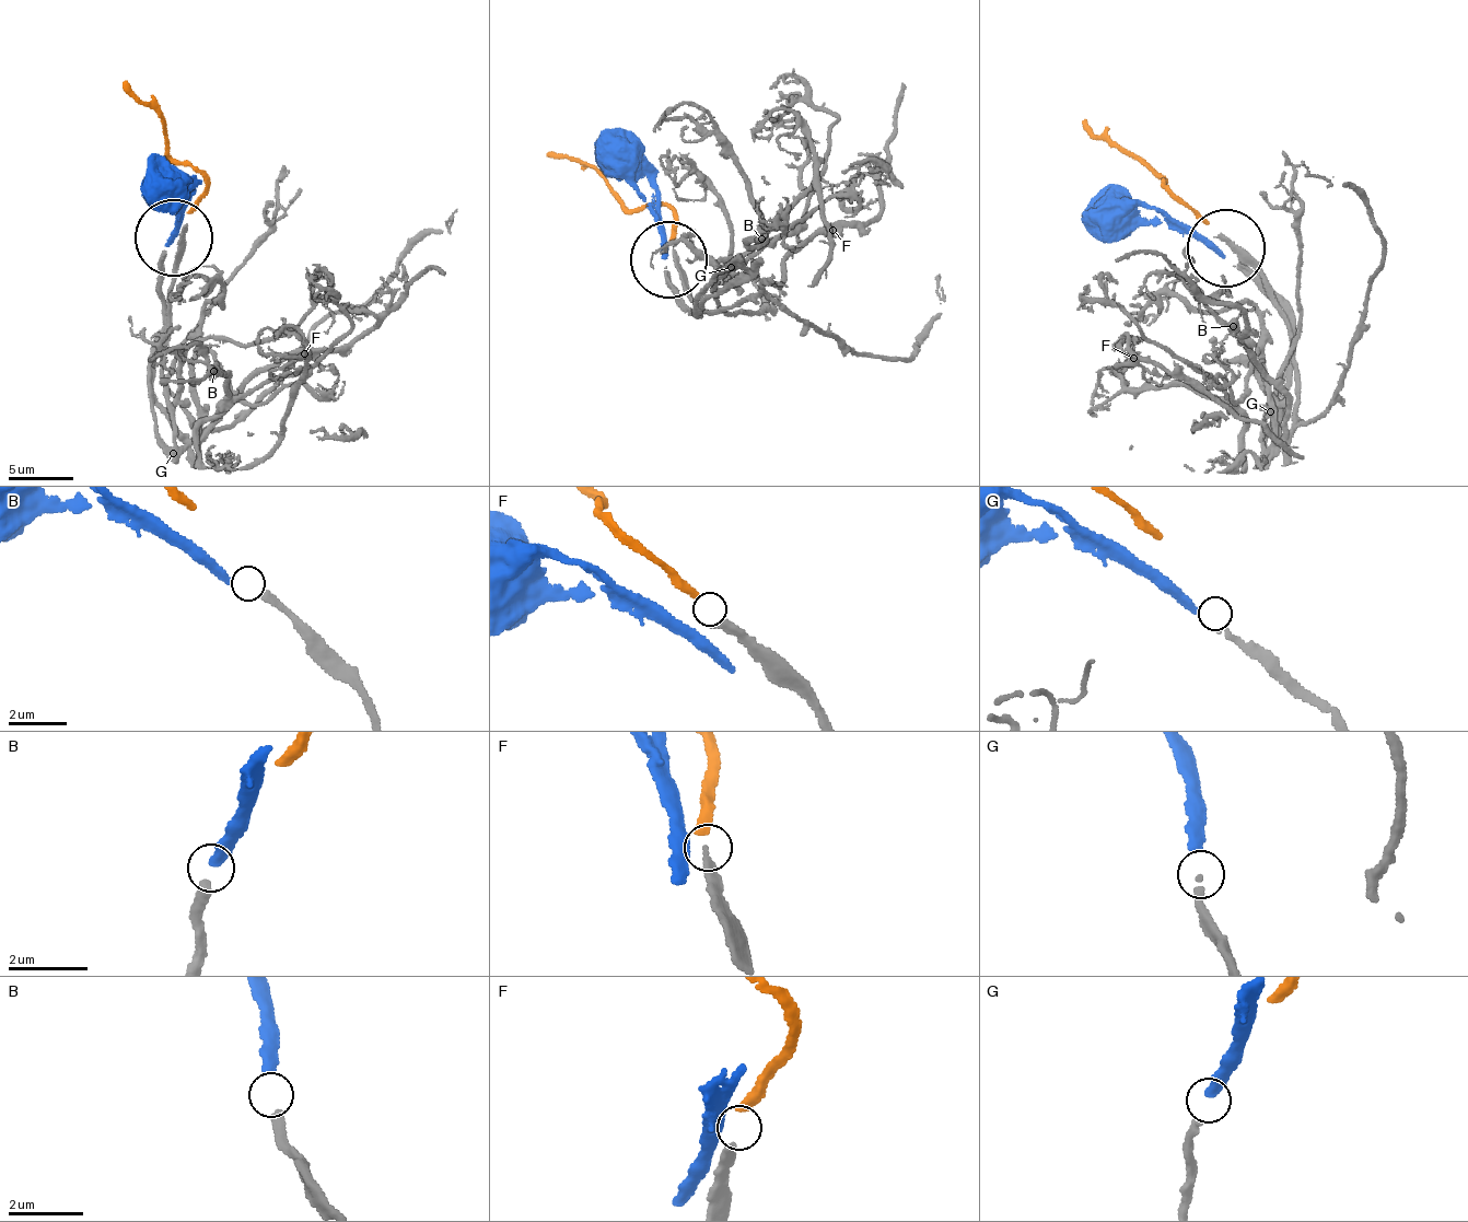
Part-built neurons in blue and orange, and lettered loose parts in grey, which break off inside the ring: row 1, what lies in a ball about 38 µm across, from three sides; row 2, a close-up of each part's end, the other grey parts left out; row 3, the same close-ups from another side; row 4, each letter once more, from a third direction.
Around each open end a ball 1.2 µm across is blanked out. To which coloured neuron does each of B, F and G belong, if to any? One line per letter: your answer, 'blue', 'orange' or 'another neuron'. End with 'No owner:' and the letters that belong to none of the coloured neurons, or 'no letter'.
B: another neuron
F: another neuron
G: blue
No owner: B, F

